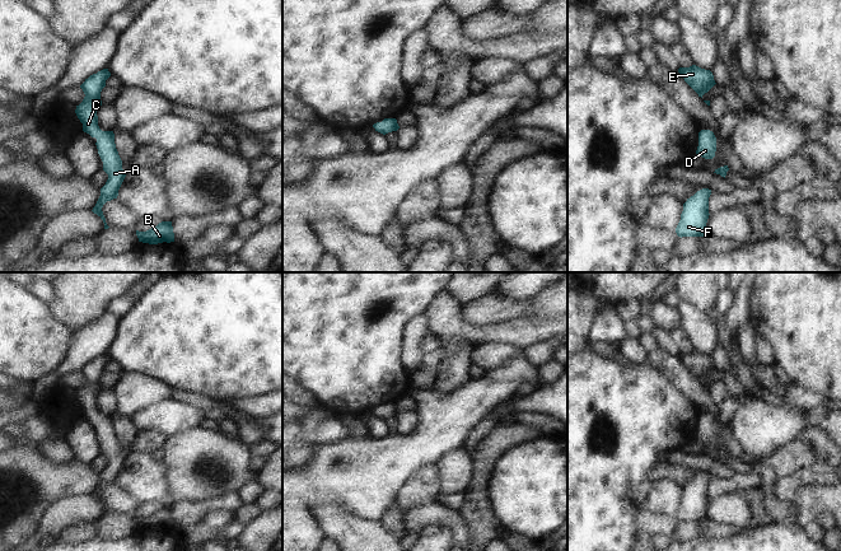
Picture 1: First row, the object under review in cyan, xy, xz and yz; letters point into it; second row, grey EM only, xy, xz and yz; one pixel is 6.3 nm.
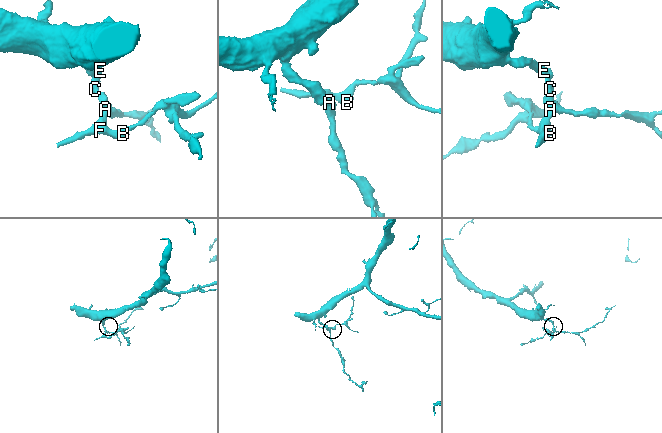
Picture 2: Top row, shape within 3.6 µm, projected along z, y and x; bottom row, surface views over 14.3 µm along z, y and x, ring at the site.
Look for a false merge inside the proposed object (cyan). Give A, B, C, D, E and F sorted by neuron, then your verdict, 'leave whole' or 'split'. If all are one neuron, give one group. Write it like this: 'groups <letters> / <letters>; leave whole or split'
groups A B C D E F; leave whole

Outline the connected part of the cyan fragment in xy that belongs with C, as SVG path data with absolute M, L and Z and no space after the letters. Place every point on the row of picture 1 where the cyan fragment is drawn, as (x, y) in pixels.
M103 69L85 79L80 85L85 97L75 109L78 118L83 123L83 131L97 139L95 145L103 162L103 171L108 174L106 185L101 188L101 196L92 210L103 220L104 229L109 227L106 223L102 207L107 201L117 199L118 190L126 177L126 172L122 169L122 160L116 149L113 131L102 131L98 126L97 111L102 106L101 92L109 76L108 69Z

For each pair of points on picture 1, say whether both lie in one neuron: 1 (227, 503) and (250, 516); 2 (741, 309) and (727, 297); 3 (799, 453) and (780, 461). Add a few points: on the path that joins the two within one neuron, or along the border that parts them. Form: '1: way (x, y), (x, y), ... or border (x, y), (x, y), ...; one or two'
1: border (244, 505), (237, 512); two
2: border (736, 293), (734, 302), (727, 313); two
3: way (794, 457), (785, 461); one

